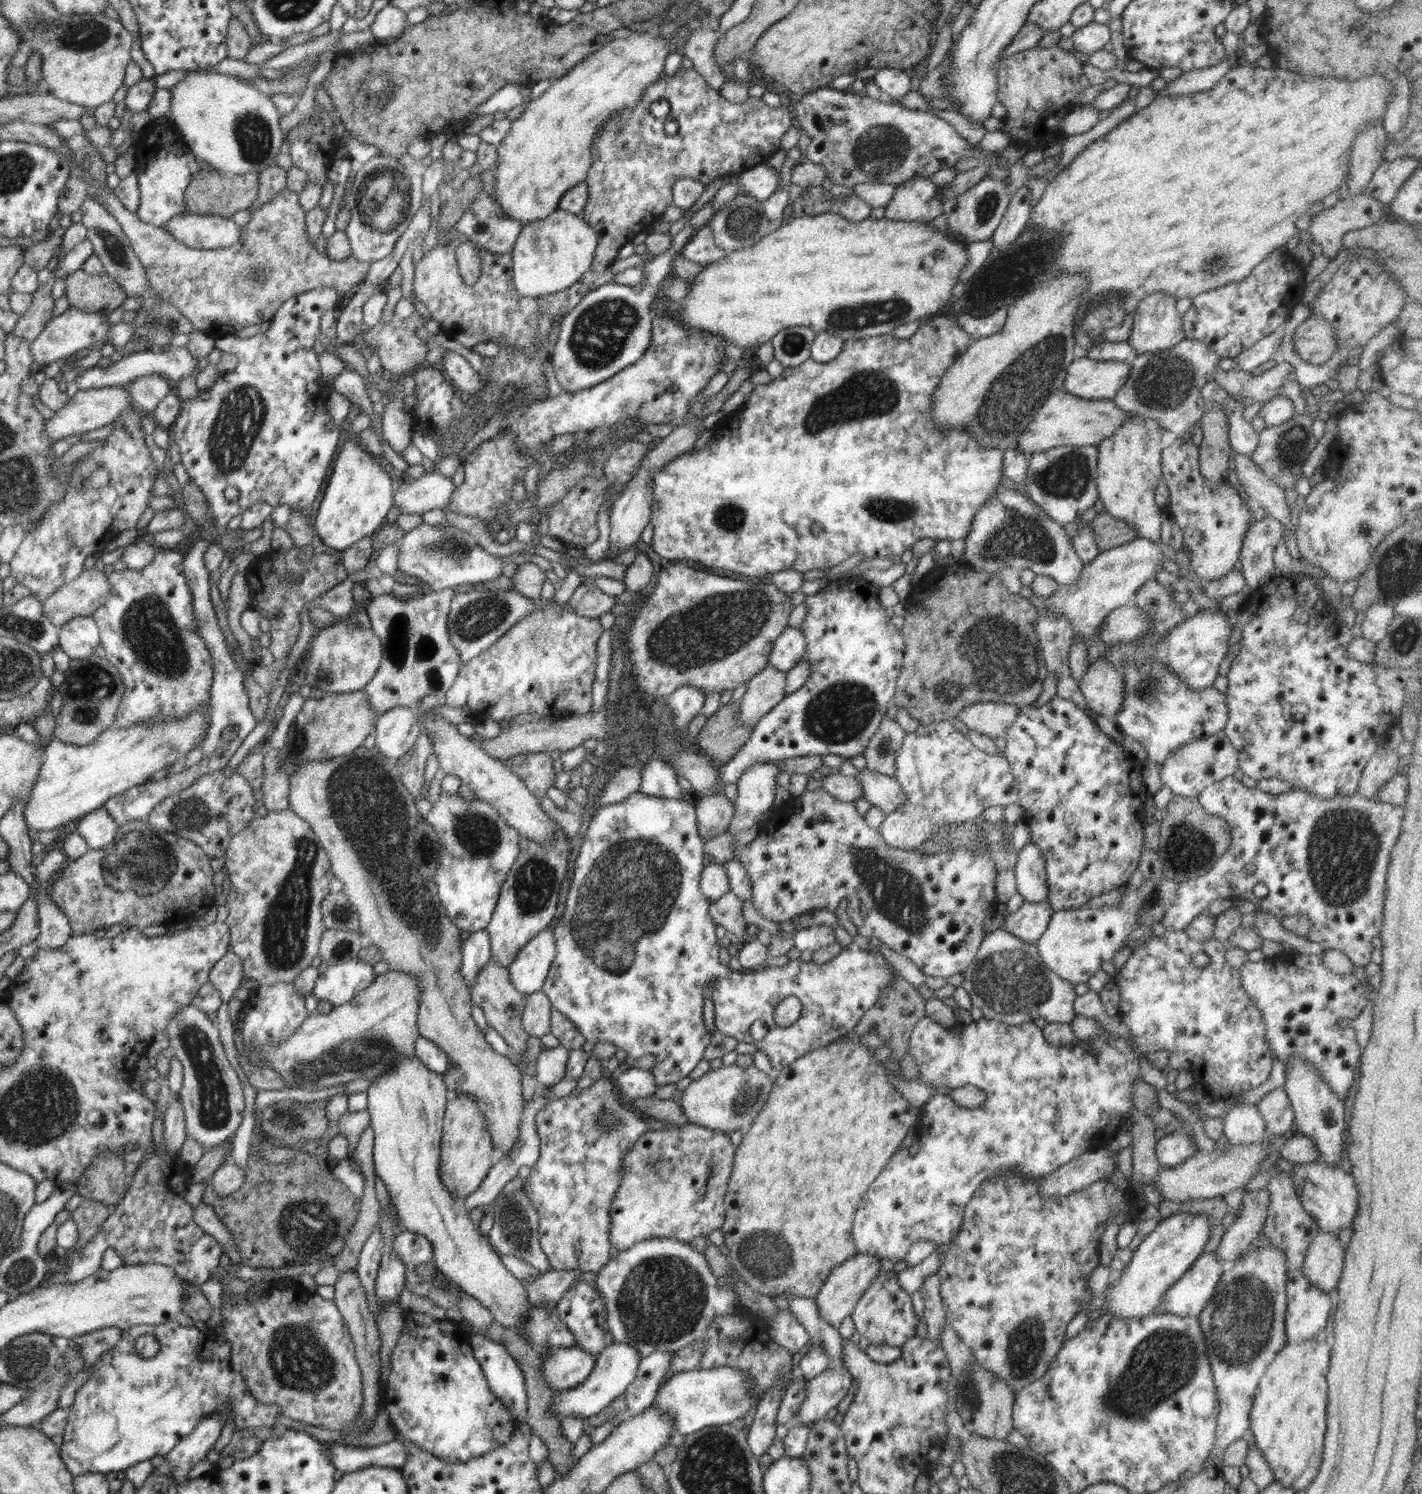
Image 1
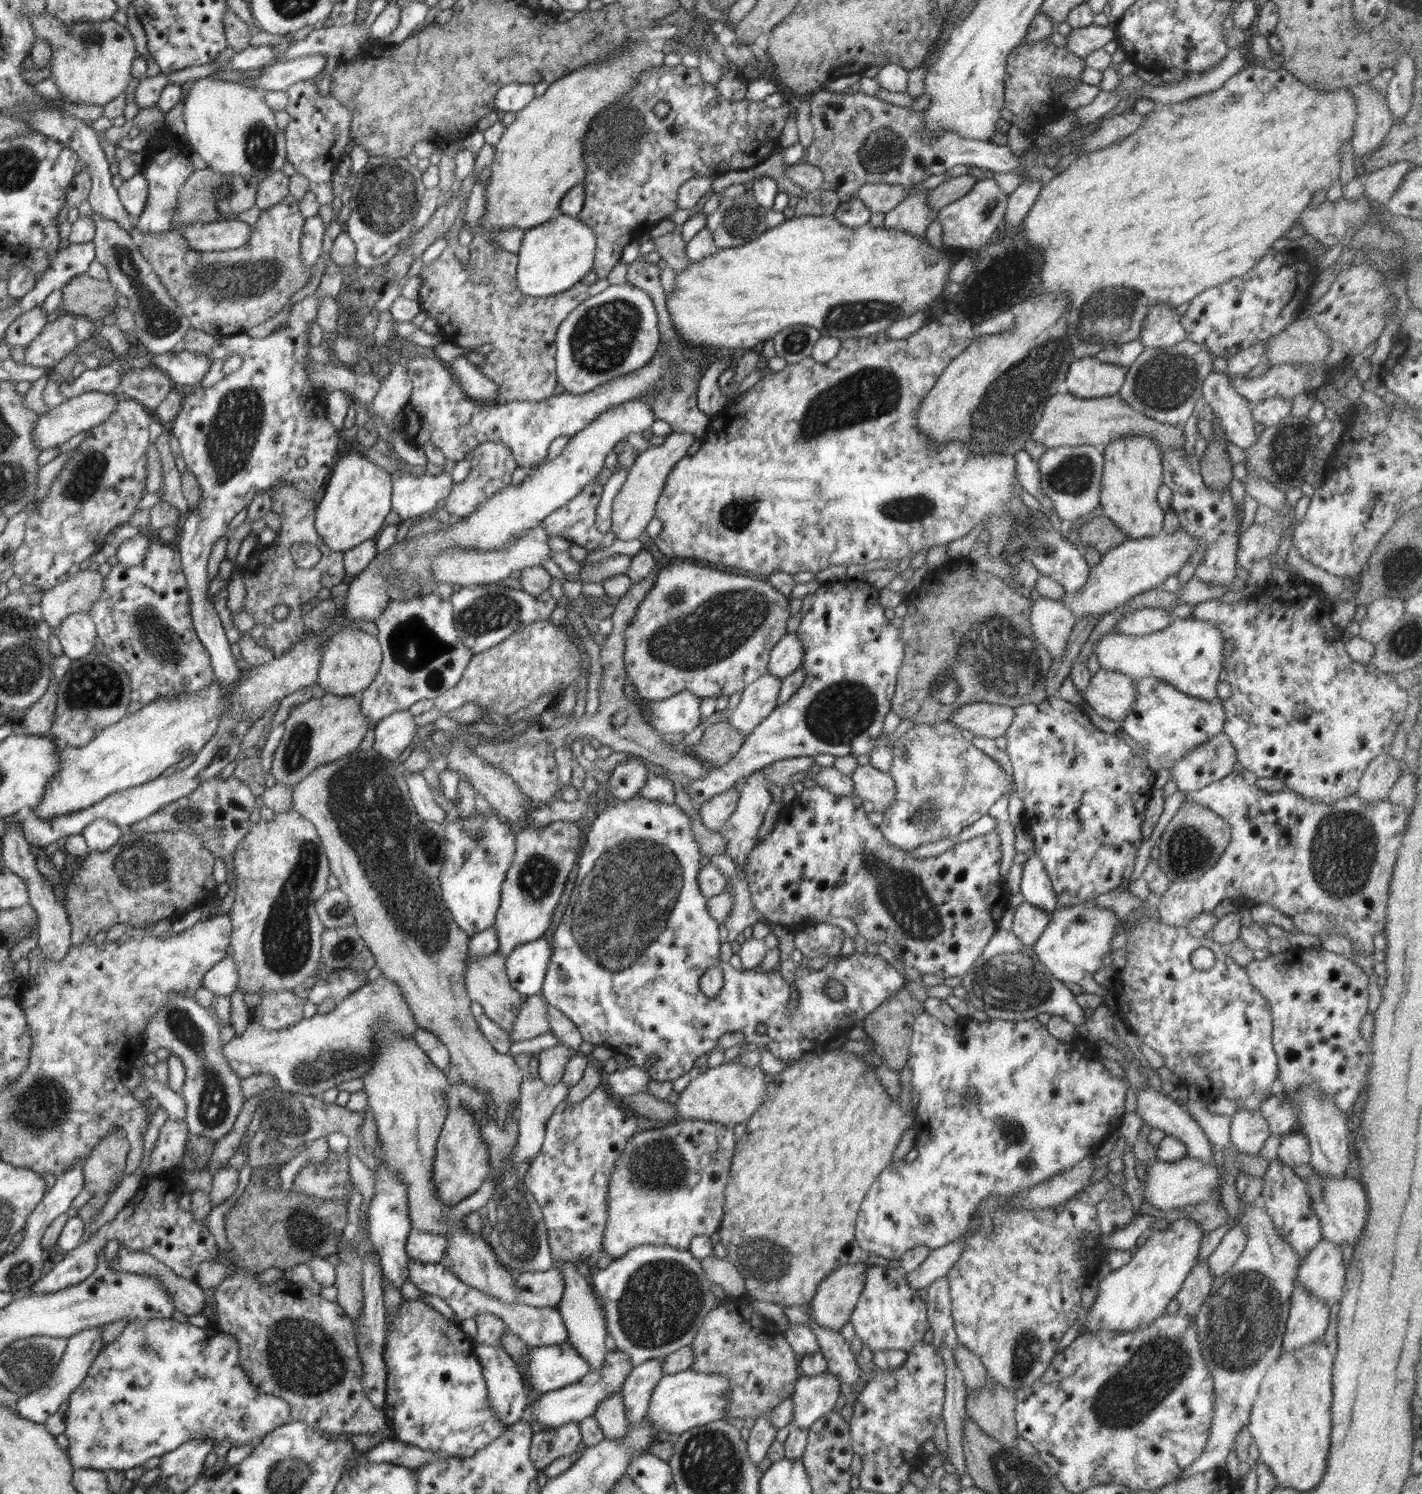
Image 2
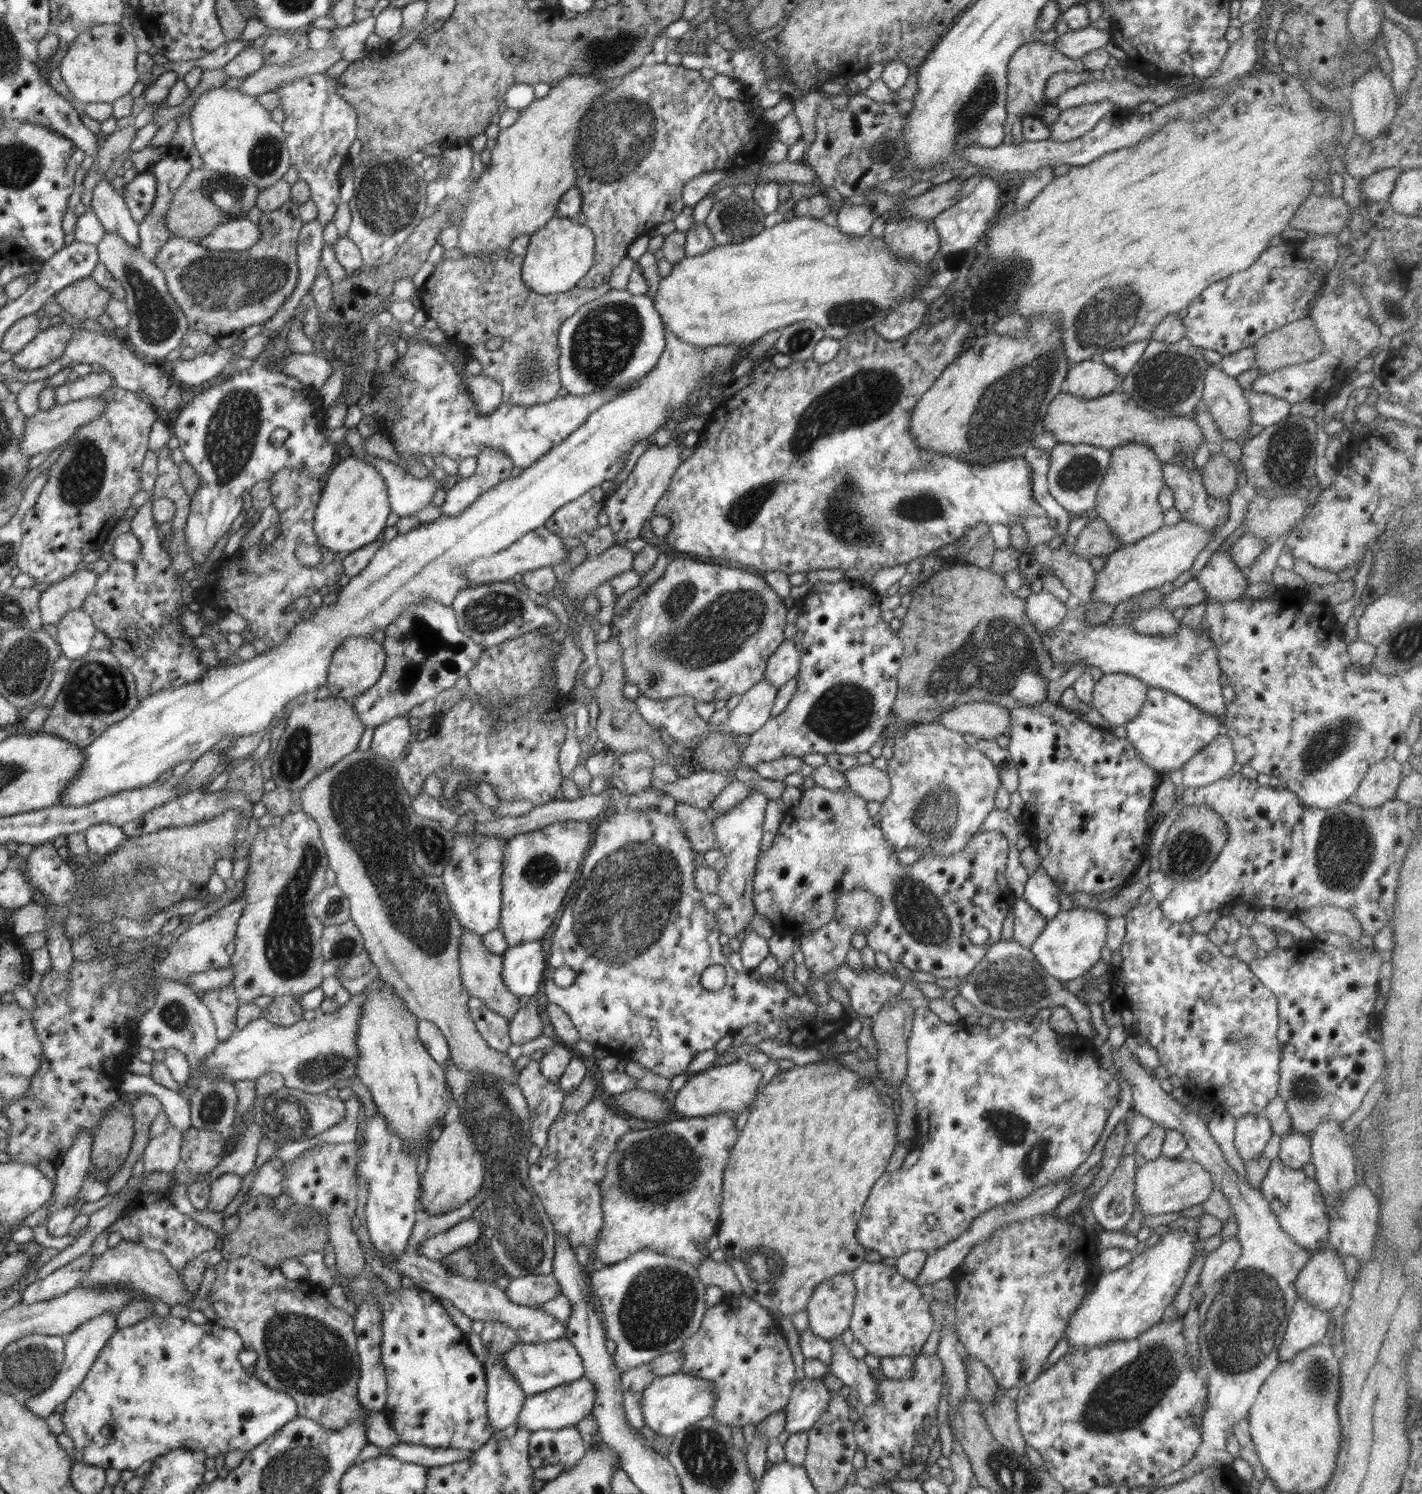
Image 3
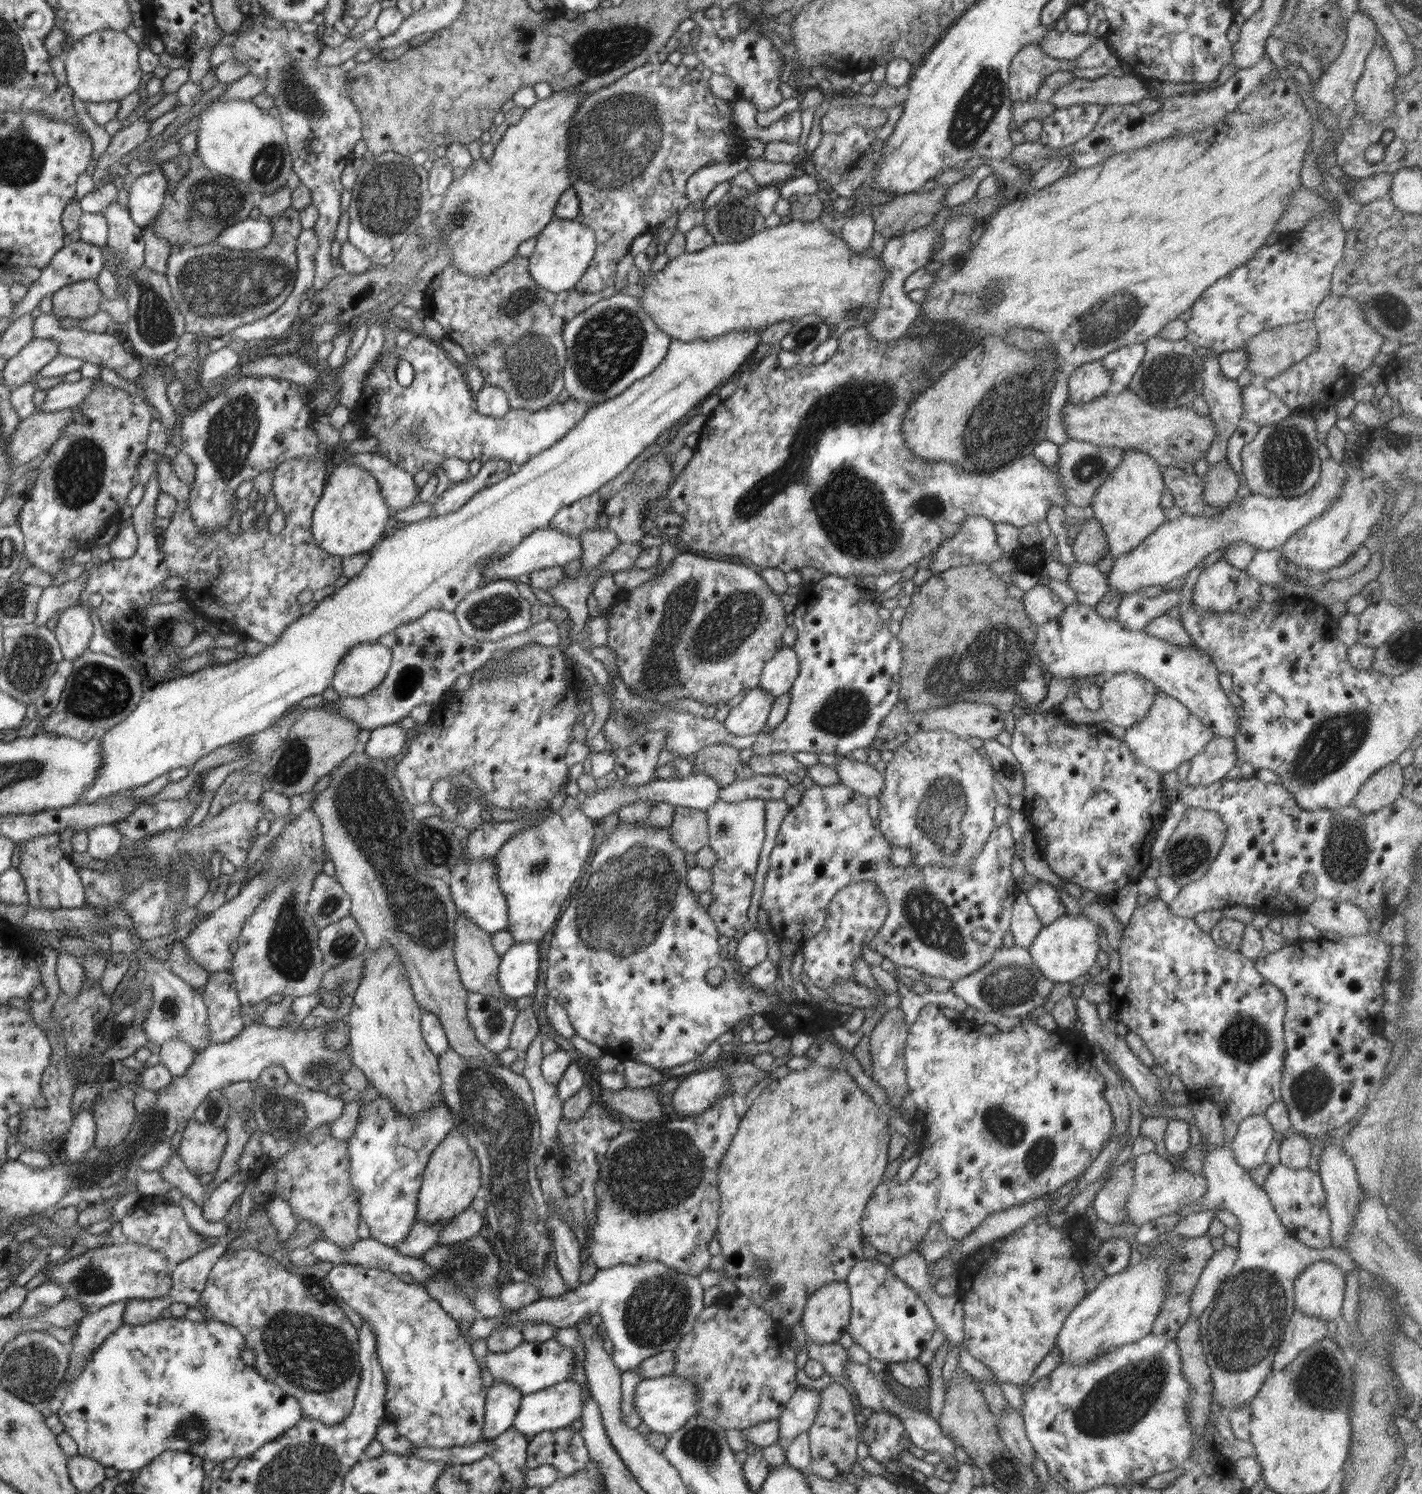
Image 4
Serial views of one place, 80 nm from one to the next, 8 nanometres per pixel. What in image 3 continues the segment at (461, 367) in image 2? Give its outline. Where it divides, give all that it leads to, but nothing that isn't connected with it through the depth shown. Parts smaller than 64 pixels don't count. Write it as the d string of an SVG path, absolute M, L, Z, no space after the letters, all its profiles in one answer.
M483 372L476 376L466 376L464 383L480 414L490 414L504 403L502 385L488 378Z

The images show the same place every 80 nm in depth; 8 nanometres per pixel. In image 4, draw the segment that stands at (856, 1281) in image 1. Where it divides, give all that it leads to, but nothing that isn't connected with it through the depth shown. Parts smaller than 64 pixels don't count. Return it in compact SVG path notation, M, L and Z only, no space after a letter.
M845 1281L831 1282L808 1298L801 1324L808 1341L836 1343L851 1319L850 1290Z

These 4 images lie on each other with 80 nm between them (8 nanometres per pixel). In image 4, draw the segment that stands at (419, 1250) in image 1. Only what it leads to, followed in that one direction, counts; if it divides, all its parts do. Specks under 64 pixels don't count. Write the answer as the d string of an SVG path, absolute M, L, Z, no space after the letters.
M472 1208L457 1214L440 1232L436 1243L439 1241L441 1244L456 1244L474 1238L484 1226L483 1216Z

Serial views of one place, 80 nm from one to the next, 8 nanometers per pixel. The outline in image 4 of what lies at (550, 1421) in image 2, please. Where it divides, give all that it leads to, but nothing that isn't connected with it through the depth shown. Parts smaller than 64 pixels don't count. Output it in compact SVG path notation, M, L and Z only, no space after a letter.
M570 1379L532 1394L524 1394L518 1412L515 1414L512 1428L531 1437L536 1433L540 1434L542 1431L553 1431L568 1427L574 1420L581 1417L582 1404L587 1400L587 1396L589 1396L589 1392L585 1389L585 1386Z

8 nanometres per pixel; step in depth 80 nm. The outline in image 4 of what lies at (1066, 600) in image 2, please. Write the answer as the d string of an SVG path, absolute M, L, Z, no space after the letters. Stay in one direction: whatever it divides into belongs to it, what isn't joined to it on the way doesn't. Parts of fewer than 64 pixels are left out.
M1331 458L1322 459L1317 483L1299 497L1270 498L1253 493L1245 498L1238 497L1208 518L1182 513L1172 521L1166 520L1140 546L1113 560L1114 566L1106 575L1109 590L1120 593L1124 598L1144 586L1162 588L1174 579L1186 578L1210 553L1236 542L1246 542L1256 550L1280 549L1292 534L1318 518L1338 498L1346 479L1347 472L1342 463Z

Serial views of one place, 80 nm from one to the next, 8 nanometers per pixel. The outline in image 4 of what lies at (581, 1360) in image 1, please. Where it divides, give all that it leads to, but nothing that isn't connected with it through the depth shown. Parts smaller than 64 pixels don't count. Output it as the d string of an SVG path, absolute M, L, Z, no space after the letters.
M556 1339L545 1341L522 1341L506 1352L488 1351L484 1366L496 1381L511 1384L523 1395L544 1390L549 1386L564 1382L575 1369L575 1356L572 1349L561 1345Z

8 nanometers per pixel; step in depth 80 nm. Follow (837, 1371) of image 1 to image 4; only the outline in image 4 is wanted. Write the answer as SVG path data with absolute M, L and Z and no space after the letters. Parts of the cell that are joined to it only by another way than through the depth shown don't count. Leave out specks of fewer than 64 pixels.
M802 1385L796 1387L788 1404L779 1416L779 1436L792 1440L807 1431L816 1418L820 1406L818 1391Z

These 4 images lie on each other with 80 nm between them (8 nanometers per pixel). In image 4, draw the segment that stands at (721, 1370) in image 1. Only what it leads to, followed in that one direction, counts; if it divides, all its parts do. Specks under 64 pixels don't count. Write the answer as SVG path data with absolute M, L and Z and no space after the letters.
M674 1374L651 1379L643 1378L636 1387L633 1403L642 1422L652 1432L668 1436L682 1428L690 1418L698 1414L699 1388L688 1379Z

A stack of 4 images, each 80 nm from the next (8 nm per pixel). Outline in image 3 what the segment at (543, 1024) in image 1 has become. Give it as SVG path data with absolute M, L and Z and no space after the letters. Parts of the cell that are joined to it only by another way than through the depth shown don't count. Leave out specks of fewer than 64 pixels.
M531 996L530 1001L516 1012L510 1021L511 1045L522 1046L543 1034L543 1023L538 1011L538 998Z

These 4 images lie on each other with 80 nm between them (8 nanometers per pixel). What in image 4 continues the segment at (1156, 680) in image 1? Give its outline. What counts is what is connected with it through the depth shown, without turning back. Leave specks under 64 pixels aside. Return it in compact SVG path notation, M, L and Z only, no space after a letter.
M1157 693L1149 711L1123 737L1132 754L1144 765L1160 774L1176 770L1184 761L1194 758L1215 734L1200 722L1187 706L1166 693Z

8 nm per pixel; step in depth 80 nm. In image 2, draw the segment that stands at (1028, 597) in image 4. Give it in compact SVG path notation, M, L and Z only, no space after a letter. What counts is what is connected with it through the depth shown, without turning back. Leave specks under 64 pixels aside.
M1040 597L1030 607L1031 627L1052 661L1061 658L1077 618L1061 600Z

